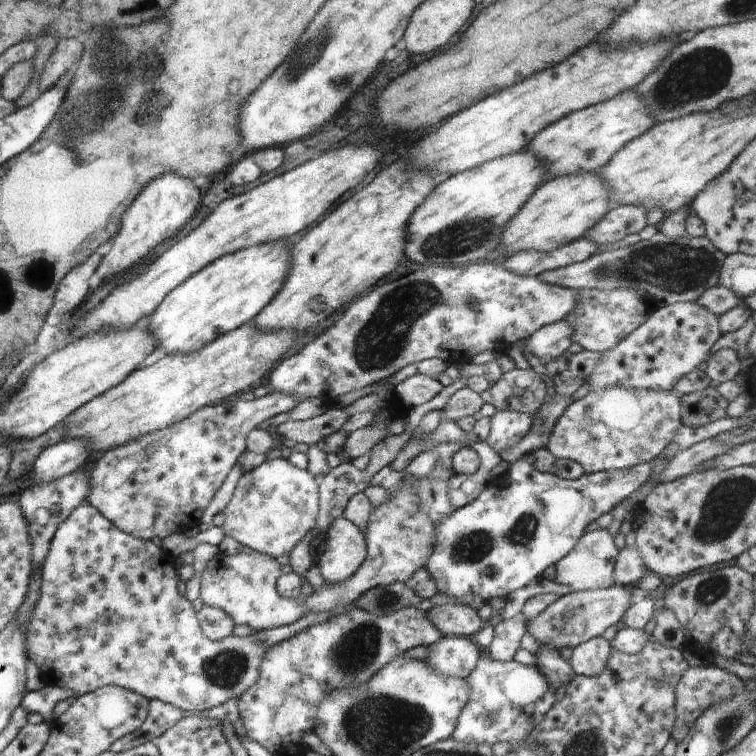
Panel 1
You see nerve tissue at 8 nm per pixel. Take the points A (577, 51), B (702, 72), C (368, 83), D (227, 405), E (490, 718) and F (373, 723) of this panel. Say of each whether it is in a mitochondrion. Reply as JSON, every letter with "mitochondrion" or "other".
{"A":"other","B":"mitochondrion","C":"other","D":"other","E":"mitochondrion","F":"mitochondrion"}

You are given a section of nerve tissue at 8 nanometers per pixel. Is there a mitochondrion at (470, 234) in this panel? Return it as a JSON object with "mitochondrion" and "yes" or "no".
{"mitochondrion":"yes"}

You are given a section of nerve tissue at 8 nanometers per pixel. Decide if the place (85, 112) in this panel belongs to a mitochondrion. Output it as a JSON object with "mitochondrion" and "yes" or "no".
{"mitochondrion":"yes"}

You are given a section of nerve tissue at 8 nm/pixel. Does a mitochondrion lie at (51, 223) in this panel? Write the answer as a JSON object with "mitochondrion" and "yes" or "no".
{"mitochondrion":"no"}

